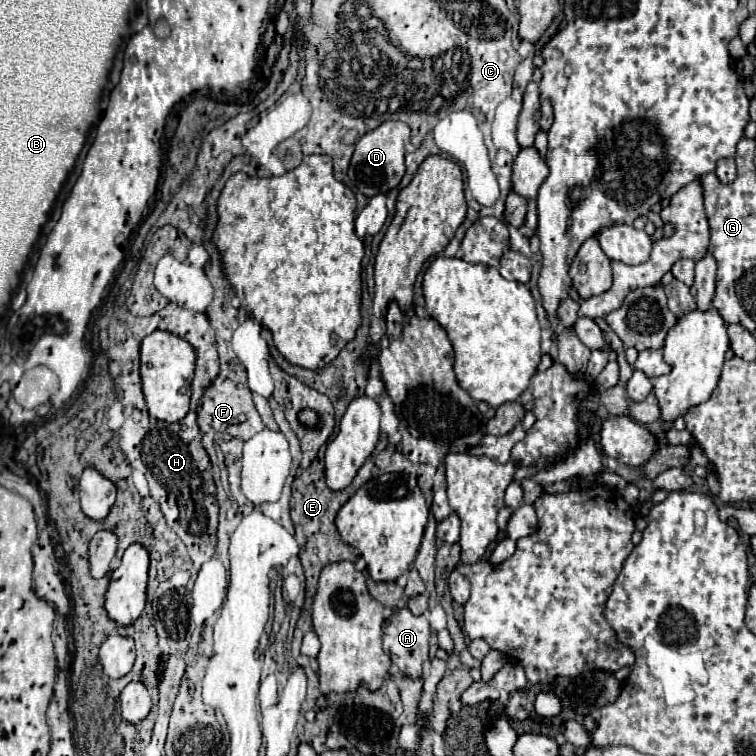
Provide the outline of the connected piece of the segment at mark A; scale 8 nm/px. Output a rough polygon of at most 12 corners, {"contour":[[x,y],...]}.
{"contour":[[406,607],[386,621],[384,649],[406,677],[428,659],[428,619]]}

